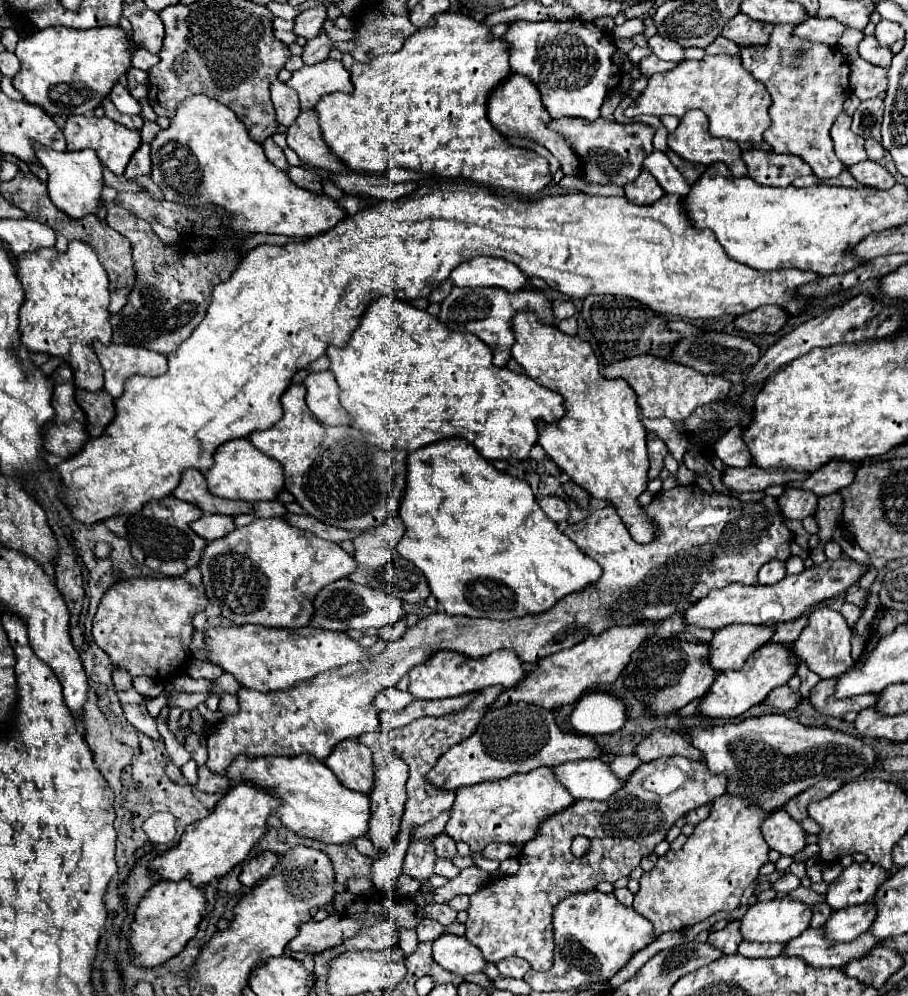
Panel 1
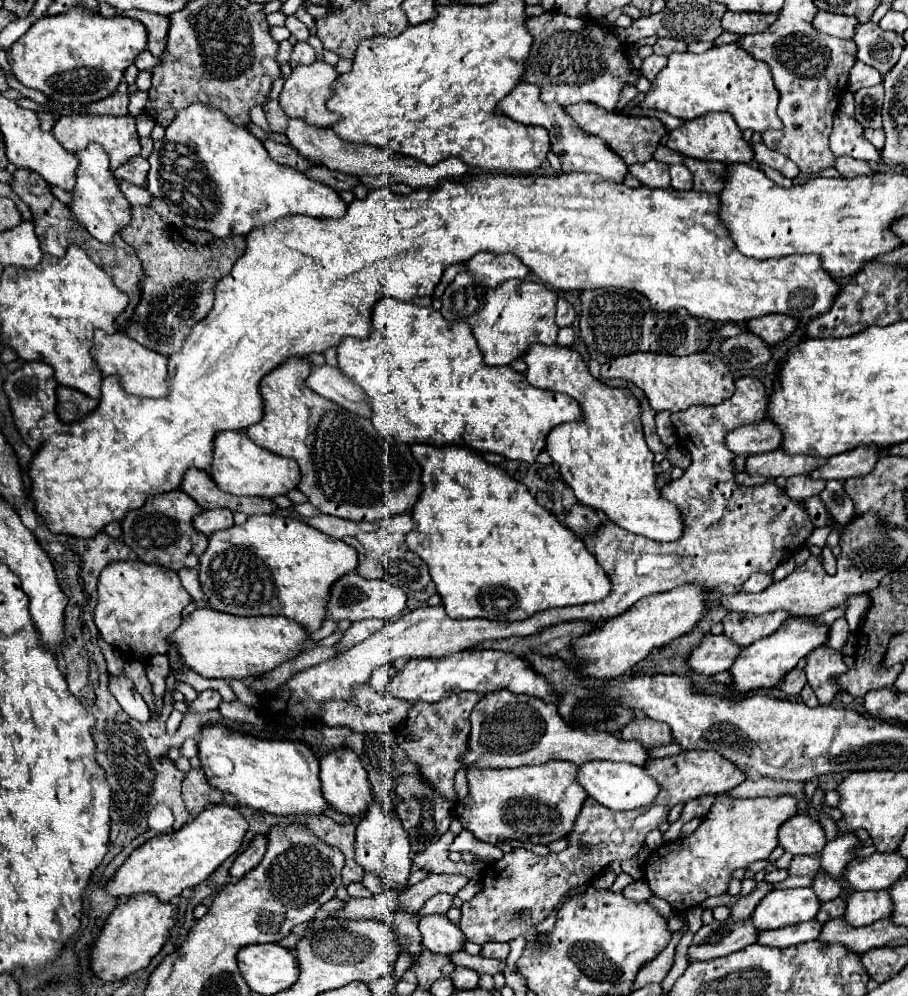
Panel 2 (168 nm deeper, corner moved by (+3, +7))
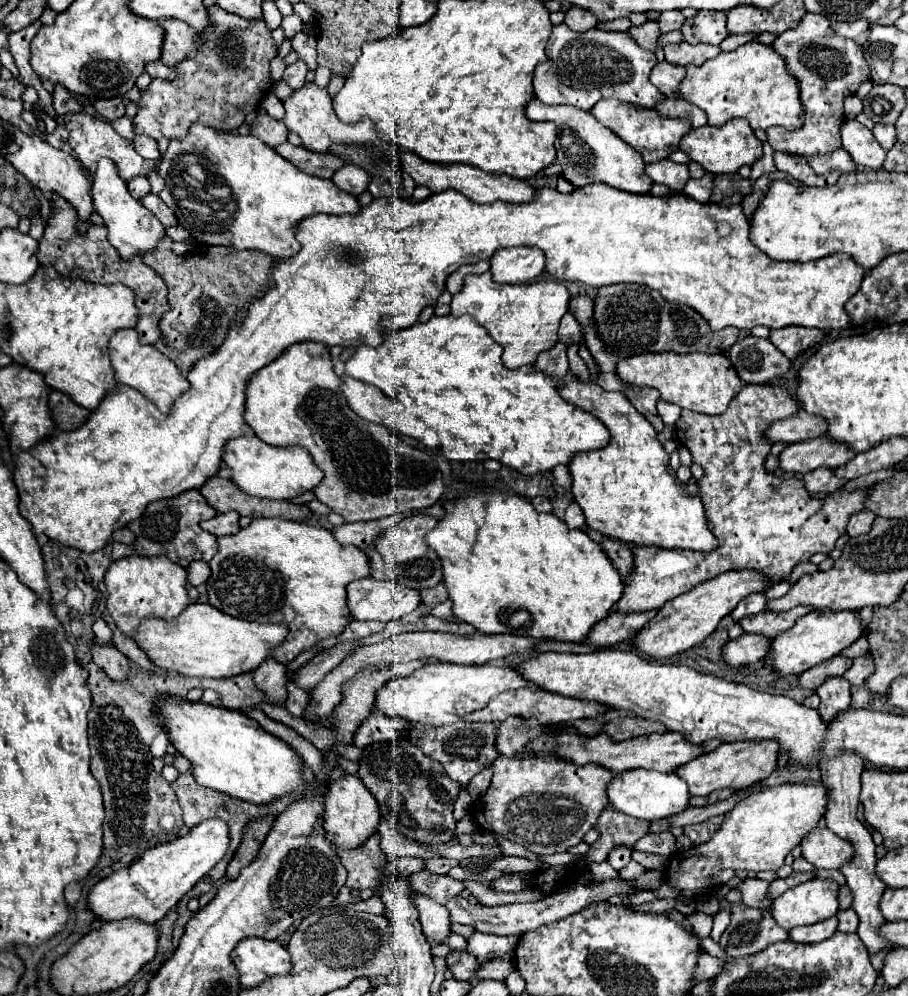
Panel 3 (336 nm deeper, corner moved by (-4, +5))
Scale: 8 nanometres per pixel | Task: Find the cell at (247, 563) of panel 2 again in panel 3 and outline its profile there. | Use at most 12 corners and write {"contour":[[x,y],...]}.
{"contour":[[305,522],[221,536],[209,604],[287,624],[289,664],[351,622],[363,550]]}

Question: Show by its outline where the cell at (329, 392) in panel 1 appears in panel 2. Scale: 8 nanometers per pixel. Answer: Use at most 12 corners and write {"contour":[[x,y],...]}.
{"contour":[[318,366],[306,386],[342,408],[370,416],[360,388],[336,366]]}

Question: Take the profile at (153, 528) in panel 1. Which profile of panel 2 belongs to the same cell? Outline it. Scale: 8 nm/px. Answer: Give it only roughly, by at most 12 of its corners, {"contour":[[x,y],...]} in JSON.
{"contour":[[182,490],[150,496],[122,520],[146,564],[196,568],[208,538]]}

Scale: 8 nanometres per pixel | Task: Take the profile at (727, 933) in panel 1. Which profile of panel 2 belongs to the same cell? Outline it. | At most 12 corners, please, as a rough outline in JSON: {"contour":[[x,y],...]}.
{"contour":[[758,882],[754,892],[730,908],[736,922],[750,918],[752,910],[770,890],[770,884]]}

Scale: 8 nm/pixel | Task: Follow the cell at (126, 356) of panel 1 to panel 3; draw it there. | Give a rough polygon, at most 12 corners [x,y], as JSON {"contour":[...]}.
{"contour":[[137,330],[109,342],[117,380],[163,414],[189,380]]}

